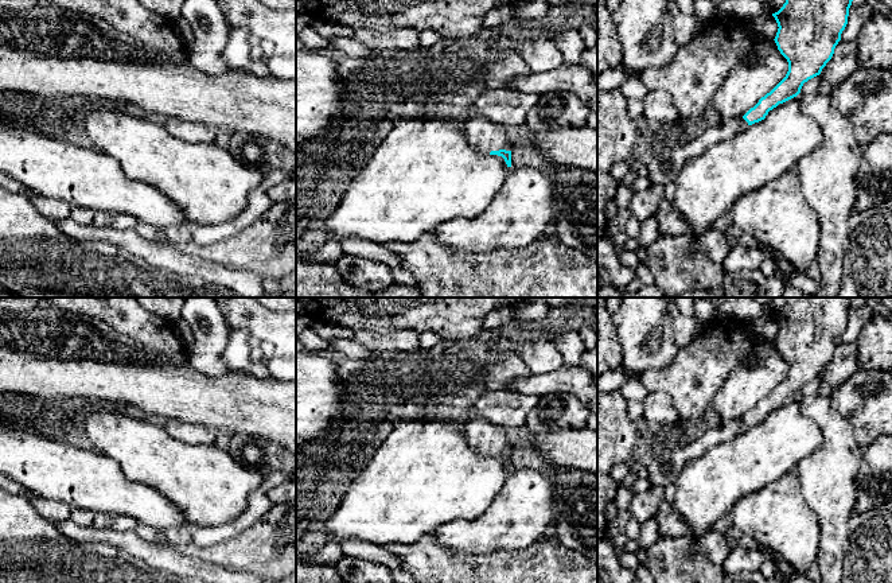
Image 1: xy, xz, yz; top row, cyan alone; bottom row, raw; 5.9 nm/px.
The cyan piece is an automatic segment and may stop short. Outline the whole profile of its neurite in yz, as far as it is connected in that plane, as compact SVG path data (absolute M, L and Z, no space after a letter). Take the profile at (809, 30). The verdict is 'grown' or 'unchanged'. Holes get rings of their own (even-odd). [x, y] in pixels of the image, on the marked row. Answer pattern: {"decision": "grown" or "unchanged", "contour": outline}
{"decision": "grown", "contour": "M786 0L783 7L772 13L778 23L775 43L780 54L788 62L786 77L743 117L721 121L718 125L704 125L701 133L694 139L686 139L667 153L658 156L648 166L648 180L653 184L666 186L674 182L682 166L692 158L700 156L708 147L731 139L749 125L766 118L770 110L801 93L805 82L821 74L831 59L834 48L841 40L841 34L848 24L849 8L853 0Z"}

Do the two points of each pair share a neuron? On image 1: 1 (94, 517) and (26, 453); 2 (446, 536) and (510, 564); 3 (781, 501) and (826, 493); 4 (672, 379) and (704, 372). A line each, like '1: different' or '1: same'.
1: different
2: different
3: different
4: same

